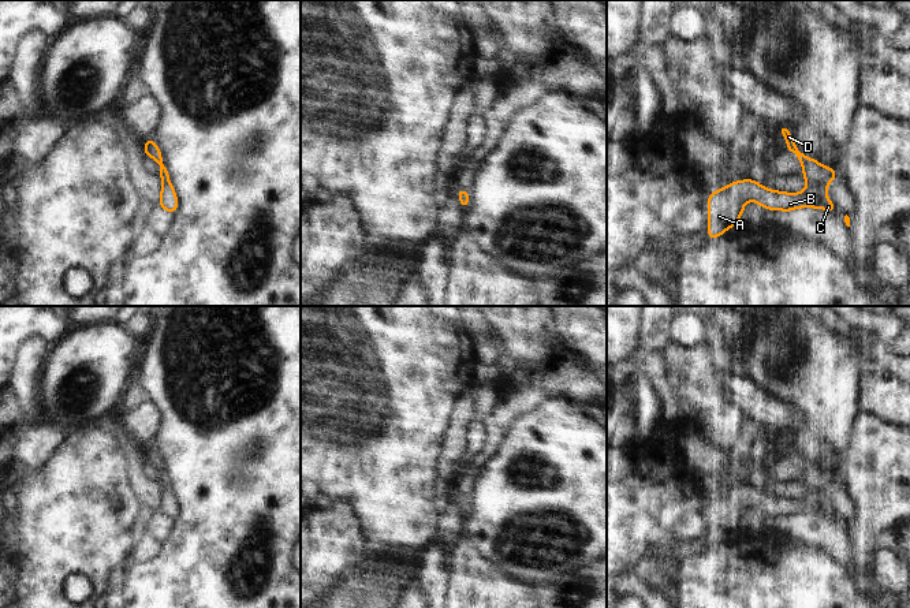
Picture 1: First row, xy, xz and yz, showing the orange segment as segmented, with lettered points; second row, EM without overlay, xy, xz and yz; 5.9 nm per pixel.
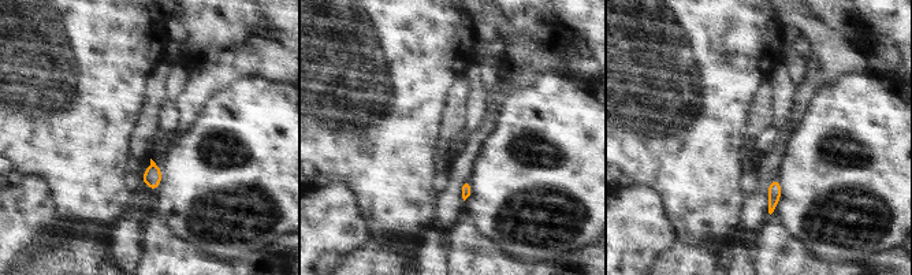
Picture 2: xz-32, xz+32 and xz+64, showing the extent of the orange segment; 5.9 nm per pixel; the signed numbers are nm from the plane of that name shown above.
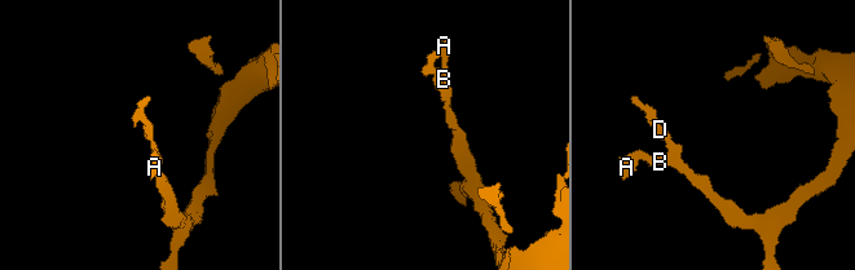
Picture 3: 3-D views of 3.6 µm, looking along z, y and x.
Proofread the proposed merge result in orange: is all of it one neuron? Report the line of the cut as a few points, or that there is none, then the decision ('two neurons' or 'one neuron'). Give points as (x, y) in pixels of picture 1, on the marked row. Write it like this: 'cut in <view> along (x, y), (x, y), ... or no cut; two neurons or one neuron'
no cut; one neuron

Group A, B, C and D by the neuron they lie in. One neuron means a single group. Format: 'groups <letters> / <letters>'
groups A B C D

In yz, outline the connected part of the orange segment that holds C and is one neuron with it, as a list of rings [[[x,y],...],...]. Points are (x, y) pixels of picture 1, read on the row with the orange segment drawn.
[[[782,128],[782,134],[787,142],[786,152],[794,152],[803,165],[801,174],[805,176],[806,189],[802,193],[768,190],[749,178],[712,191],[708,195],[708,239],[721,236],[732,225],[739,225],[739,216],[745,210],[746,201],[760,204],[769,210],[791,212],[798,208],[823,208],[831,213],[836,209],[836,205],[825,197],[828,183],[838,178],[835,169],[821,165],[814,158],[808,158],[797,149],[792,134],[787,128]]]

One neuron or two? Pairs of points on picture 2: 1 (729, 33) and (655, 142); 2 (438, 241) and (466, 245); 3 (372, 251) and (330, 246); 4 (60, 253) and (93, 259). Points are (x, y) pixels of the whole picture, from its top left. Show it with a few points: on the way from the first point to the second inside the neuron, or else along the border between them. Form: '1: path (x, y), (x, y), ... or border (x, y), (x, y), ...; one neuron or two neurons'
1: path (704, 66), (703, 114), (688, 130); one neuron
2: border (447, 230), (446, 260); two neurons
3: border (369, 240), (343, 260); two neurons
4: path (69, 257), (85, 257); one neuron

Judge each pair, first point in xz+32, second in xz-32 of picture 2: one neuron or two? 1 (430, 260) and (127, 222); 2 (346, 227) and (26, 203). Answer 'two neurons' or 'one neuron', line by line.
1: one neuron
2: one neuron

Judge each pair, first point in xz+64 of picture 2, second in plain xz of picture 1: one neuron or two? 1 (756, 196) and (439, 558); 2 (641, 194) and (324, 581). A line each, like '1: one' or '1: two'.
1: two
2: one

